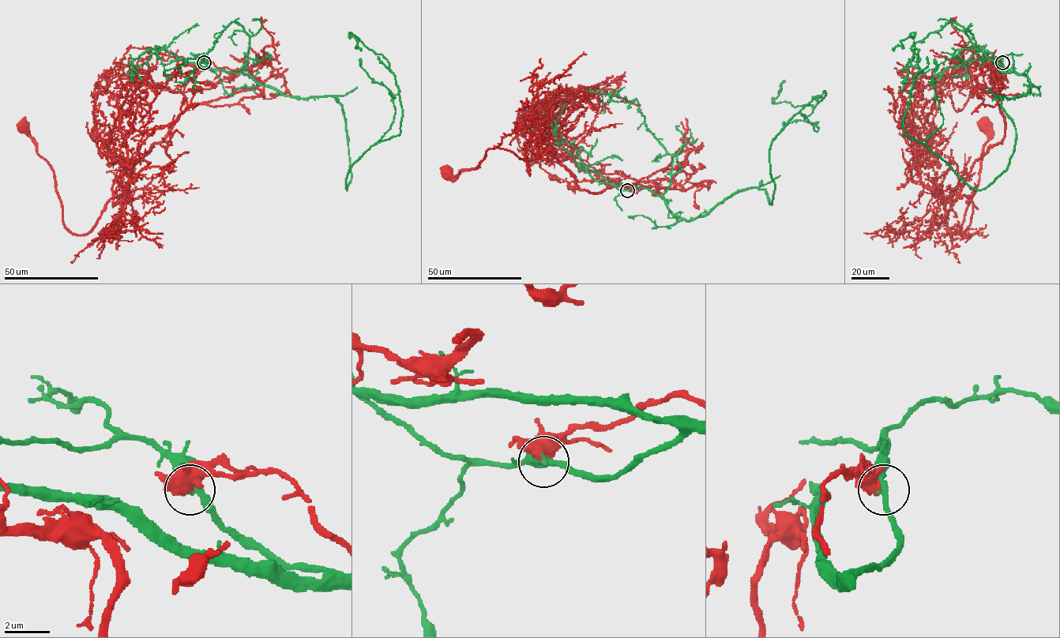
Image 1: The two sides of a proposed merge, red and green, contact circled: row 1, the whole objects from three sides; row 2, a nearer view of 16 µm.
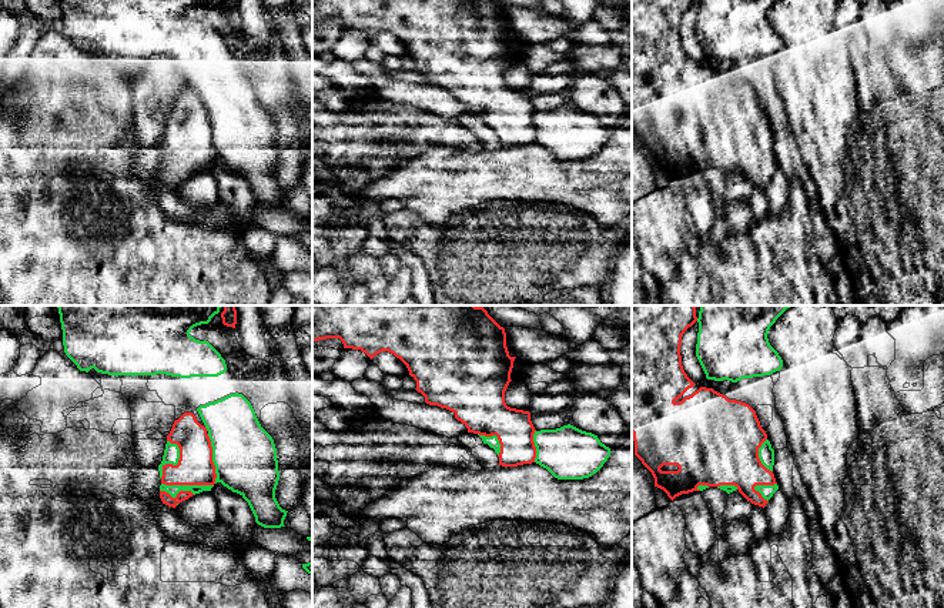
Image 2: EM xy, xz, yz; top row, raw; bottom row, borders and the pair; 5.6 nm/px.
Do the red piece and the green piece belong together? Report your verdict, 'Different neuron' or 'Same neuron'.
Different neuron

